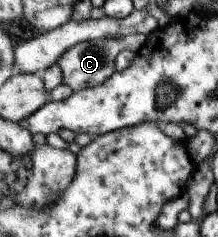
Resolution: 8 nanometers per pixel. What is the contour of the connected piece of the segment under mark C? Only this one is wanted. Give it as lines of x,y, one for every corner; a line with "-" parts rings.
144,34
126,35
122,38
101,38
90,40
75,47
72,47
58,62
63,73
63,83
70,85
74,92
87,89
88,87
96,87
106,82
117,73
117,58
122,51
130,49
132,53
137,53
144,47
147,36

